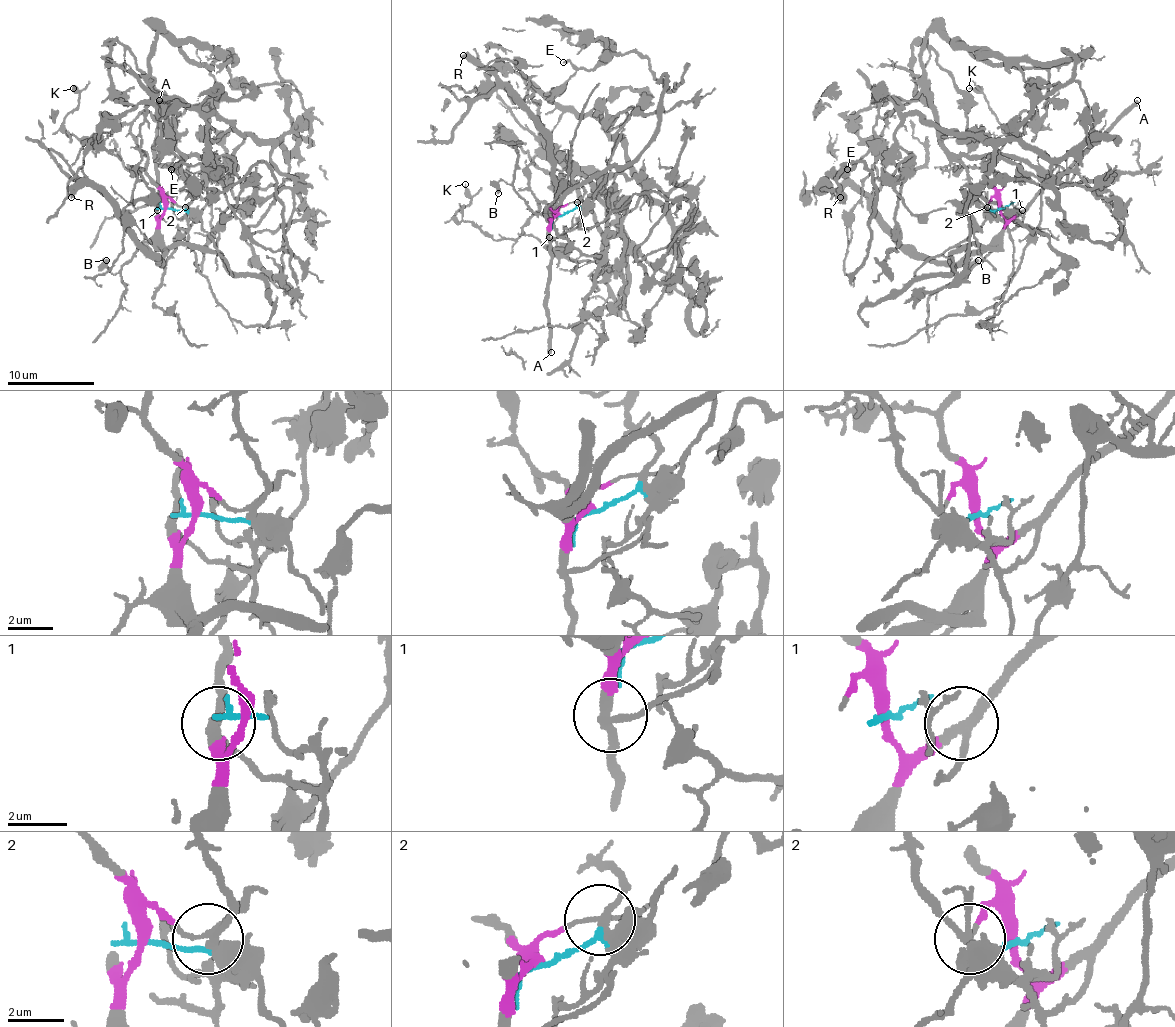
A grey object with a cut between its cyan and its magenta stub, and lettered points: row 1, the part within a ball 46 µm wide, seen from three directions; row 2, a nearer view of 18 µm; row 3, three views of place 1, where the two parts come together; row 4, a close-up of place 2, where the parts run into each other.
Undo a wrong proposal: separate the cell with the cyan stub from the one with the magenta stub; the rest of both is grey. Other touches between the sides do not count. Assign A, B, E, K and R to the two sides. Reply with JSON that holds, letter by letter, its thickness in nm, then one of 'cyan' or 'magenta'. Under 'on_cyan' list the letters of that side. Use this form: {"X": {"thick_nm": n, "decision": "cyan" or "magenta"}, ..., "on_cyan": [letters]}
{"A": {"thick_nm": 400, "decision": "magenta"}, "B": {"thick_nm": 240, "decision": "magenta"}, "E": {"thick_nm": 240, "decision": "cyan"}, "K": {"thick_nm": 280, "decision": "magenta"}, "R": {"thick_nm": 360, "decision": "magenta"}, "on_cyan": ["E"]}

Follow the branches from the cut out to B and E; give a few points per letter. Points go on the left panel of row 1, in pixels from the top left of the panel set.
B: (166, 208), (159, 228), (116, 273), (107, 269), (105, 260)
E: (166, 208), (192, 199), (183, 160), (229, 163), (250, 134), (157, 100), (161, 141), (183, 163), (170, 169)

